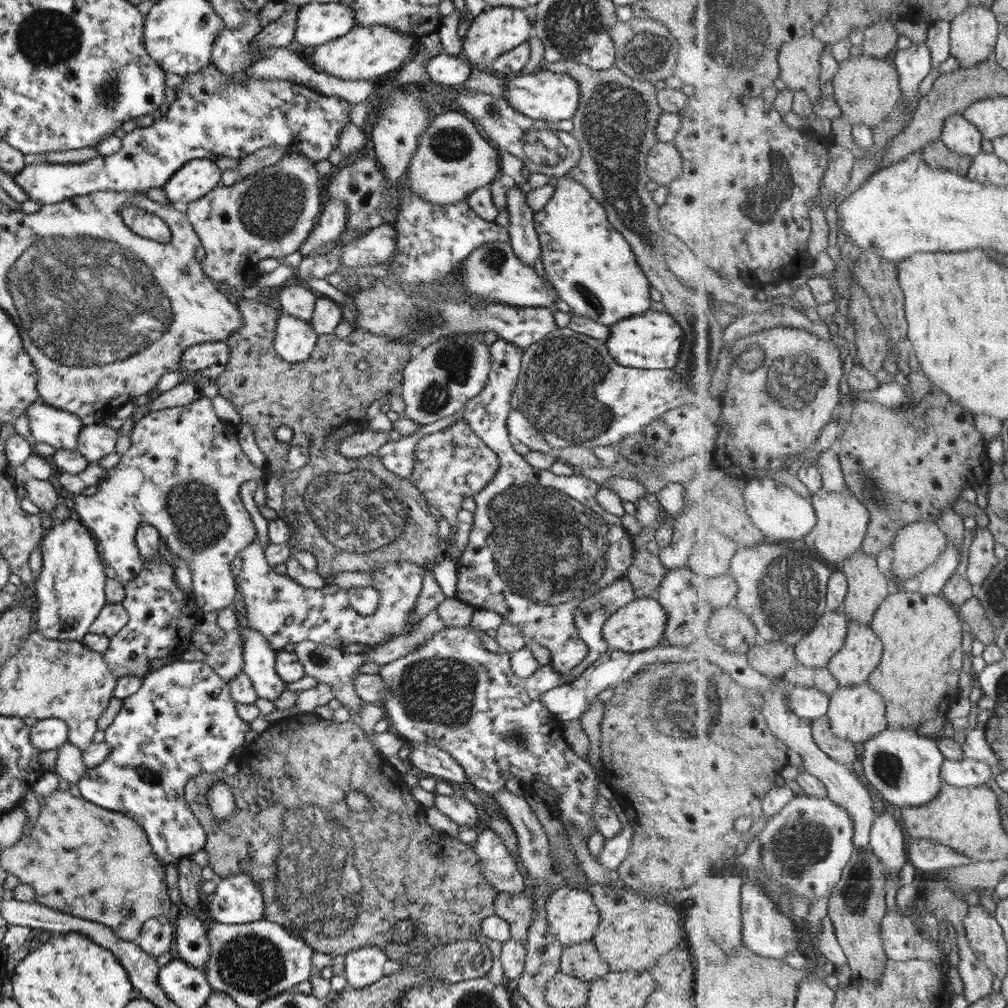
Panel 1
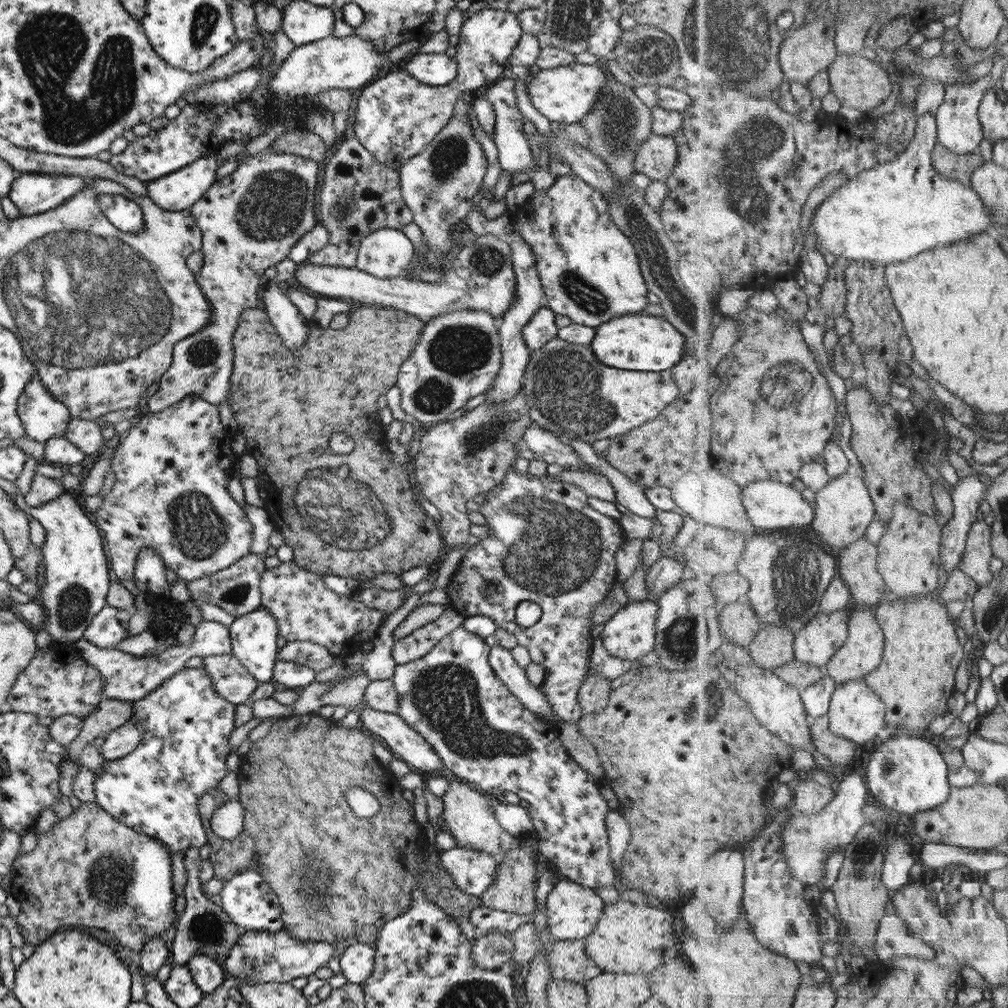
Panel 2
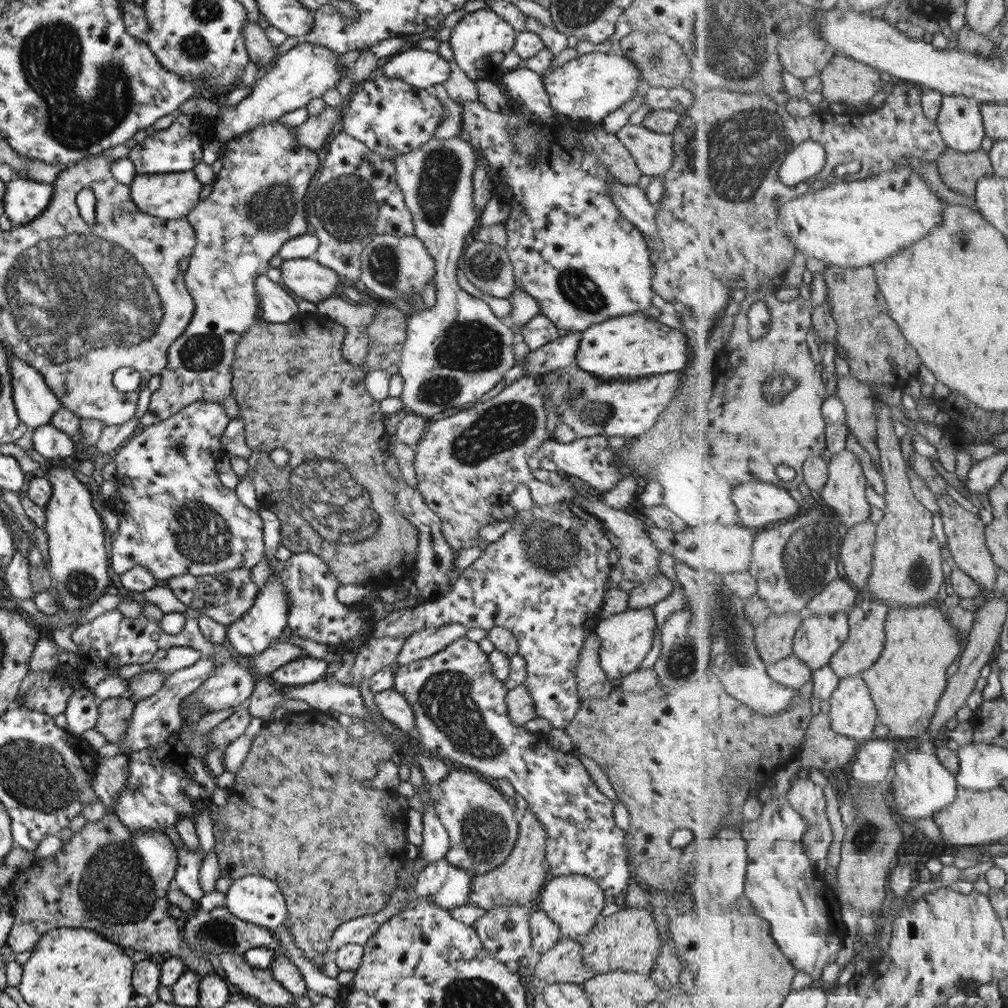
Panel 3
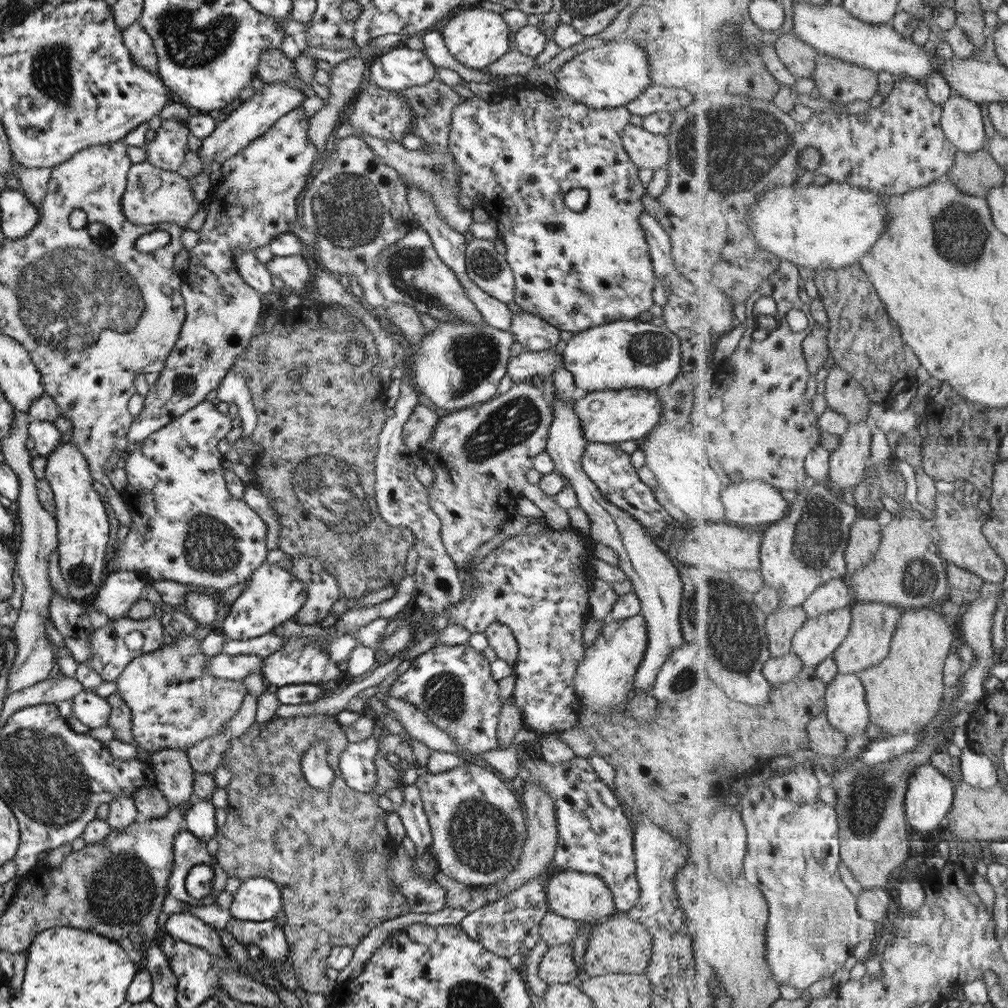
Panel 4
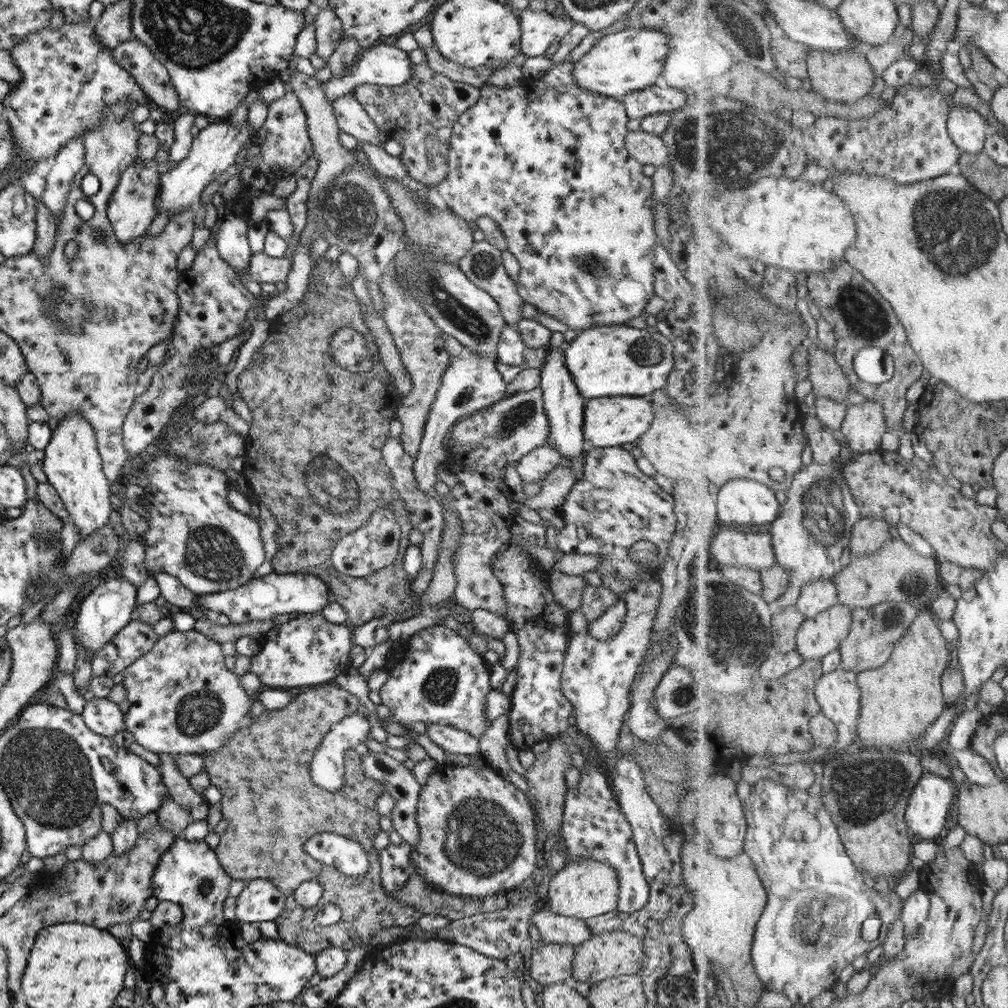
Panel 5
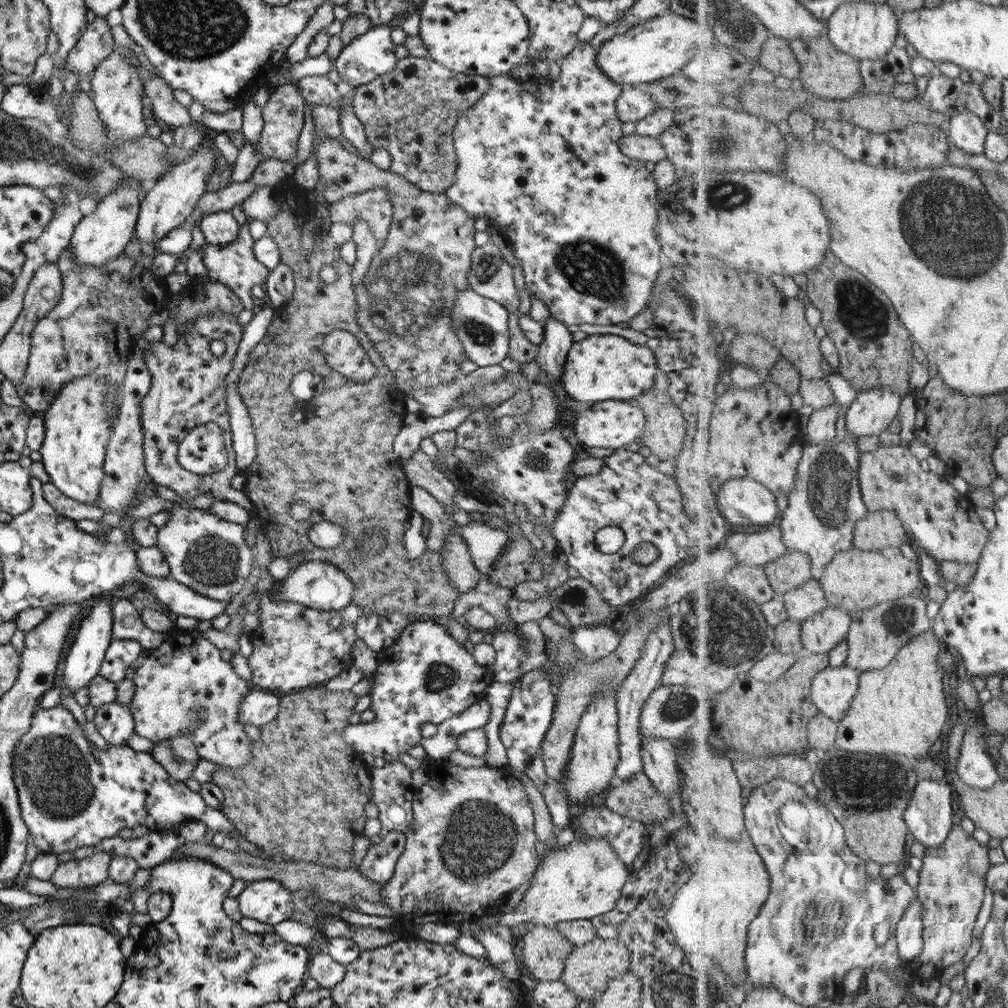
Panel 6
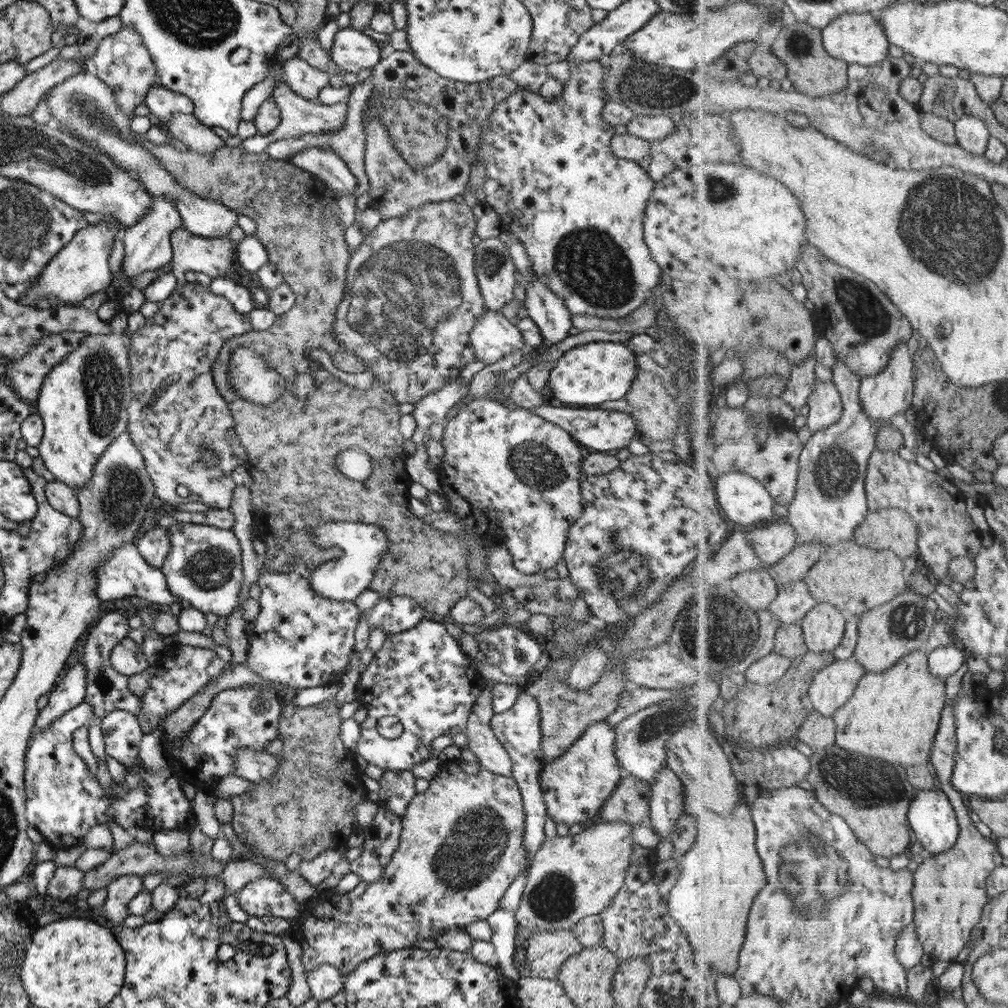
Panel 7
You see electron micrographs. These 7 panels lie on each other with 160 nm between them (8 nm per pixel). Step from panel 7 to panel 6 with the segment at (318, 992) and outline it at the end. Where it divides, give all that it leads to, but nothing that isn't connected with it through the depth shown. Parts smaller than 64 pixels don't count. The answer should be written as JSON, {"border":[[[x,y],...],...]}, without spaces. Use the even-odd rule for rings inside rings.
{"border":[[[319,952],[309,958],[305,977],[313,978],[325,993],[344,977],[345,966],[332,960],[327,952]]]}

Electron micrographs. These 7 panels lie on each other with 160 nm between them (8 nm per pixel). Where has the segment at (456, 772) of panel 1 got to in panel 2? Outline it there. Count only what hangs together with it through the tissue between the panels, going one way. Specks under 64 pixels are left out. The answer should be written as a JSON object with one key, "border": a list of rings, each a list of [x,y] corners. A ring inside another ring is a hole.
{"border":[[[363,707],[355,712],[359,717],[359,726],[367,729],[369,733],[379,739],[383,746],[386,747],[392,754],[397,754],[397,758],[406,762],[414,771],[422,774],[424,772],[436,772],[439,775],[447,776],[449,773],[441,764],[440,758],[433,752],[430,744],[417,735],[412,728],[397,714],[391,714],[373,710],[369,707]]]}

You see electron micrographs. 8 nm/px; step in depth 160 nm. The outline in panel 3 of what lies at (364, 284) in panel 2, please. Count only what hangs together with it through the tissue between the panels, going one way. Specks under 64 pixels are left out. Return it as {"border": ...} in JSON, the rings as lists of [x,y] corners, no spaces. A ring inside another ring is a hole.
{"border":[[[469,238],[460,261],[464,276],[479,292],[506,299],[512,294],[514,276],[503,247]],[[313,257],[281,261],[280,280],[301,300],[318,303],[339,294],[348,281],[330,268],[321,266]],[[337,286],[340,286],[338,289]]]}

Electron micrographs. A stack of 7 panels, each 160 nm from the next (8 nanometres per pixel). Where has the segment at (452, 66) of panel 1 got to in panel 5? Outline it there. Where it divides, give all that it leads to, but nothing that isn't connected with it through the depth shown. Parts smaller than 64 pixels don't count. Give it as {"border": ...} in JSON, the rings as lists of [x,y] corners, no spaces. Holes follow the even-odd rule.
{"border":[[[378,41],[373,46],[361,49],[351,63],[344,75],[331,77],[323,85],[323,92],[328,103],[333,102],[334,98],[351,94],[356,86],[360,84],[373,84],[377,86],[399,86],[411,76],[411,65],[407,59],[407,53],[399,50],[387,41]]]}

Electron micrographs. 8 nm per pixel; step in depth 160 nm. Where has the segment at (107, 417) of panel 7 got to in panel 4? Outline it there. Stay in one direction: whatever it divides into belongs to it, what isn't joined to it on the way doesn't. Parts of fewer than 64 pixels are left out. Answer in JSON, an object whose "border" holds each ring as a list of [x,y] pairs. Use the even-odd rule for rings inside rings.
{"border":[[[71,441],[57,445],[54,452],[45,457],[44,476],[43,479],[50,487],[53,496],[53,520],[57,526],[58,543],[56,551],[58,554],[58,567],[60,576],[66,585],[69,599],[84,600],[90,599],[97,594],[101,588],[101,575],[106,569],[105,546],[109,540],[109,522],[103,508],[103,502],[99,498],[99,494],[93,490],[93,479],[89,474],[89,468],[83,454],[75,448]]]}

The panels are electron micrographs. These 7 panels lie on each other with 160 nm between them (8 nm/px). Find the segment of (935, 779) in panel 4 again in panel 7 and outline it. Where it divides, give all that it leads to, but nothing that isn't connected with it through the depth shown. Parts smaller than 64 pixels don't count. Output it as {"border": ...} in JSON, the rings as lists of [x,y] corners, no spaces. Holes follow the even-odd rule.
{"border":[[[921,790],[912,799],[908,821],[917,840],[932,854],[947,852],[960,838],[956,809],[943,790]]]}

